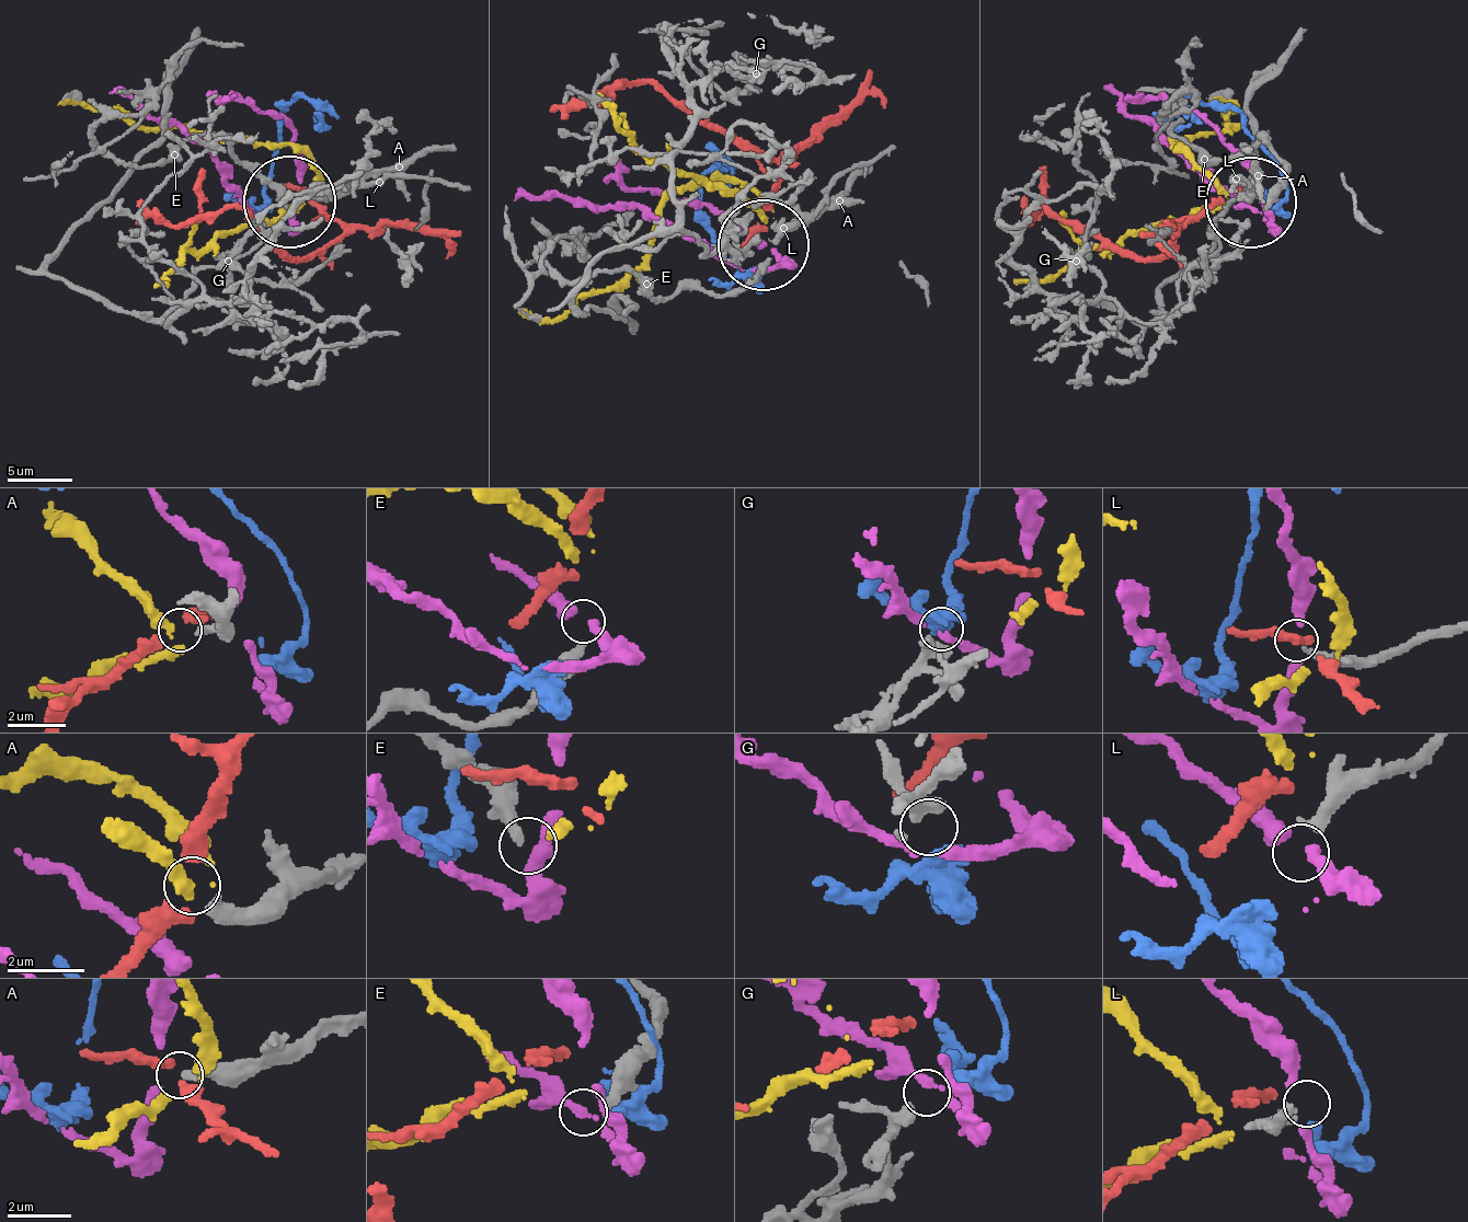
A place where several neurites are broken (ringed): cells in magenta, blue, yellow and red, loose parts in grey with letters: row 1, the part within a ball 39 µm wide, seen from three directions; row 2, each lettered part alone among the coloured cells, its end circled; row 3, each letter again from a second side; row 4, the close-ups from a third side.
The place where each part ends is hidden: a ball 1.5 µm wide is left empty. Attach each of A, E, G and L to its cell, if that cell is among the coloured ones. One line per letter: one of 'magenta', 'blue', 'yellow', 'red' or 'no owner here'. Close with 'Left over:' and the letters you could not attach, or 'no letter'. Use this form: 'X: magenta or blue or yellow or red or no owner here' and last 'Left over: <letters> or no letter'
A: yellow
E: no owner here
G: blue
L: no owner here
Left over: E, L

